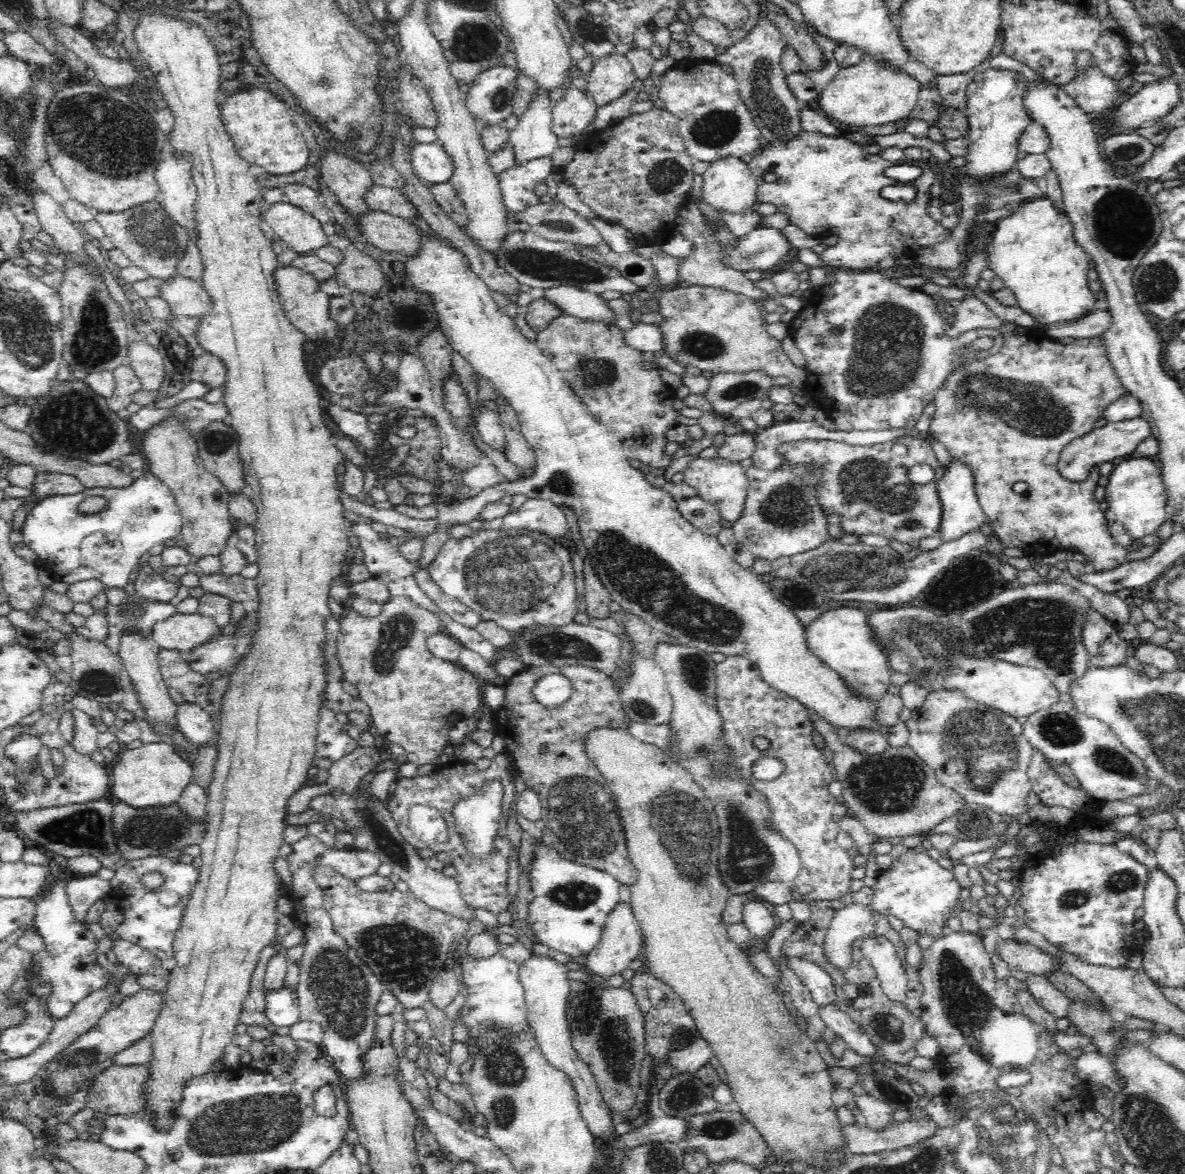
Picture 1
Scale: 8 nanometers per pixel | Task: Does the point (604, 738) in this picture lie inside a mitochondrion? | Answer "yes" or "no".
no

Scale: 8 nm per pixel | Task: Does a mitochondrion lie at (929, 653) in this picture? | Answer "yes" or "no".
yes

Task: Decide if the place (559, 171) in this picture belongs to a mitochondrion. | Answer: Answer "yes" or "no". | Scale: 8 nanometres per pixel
no

